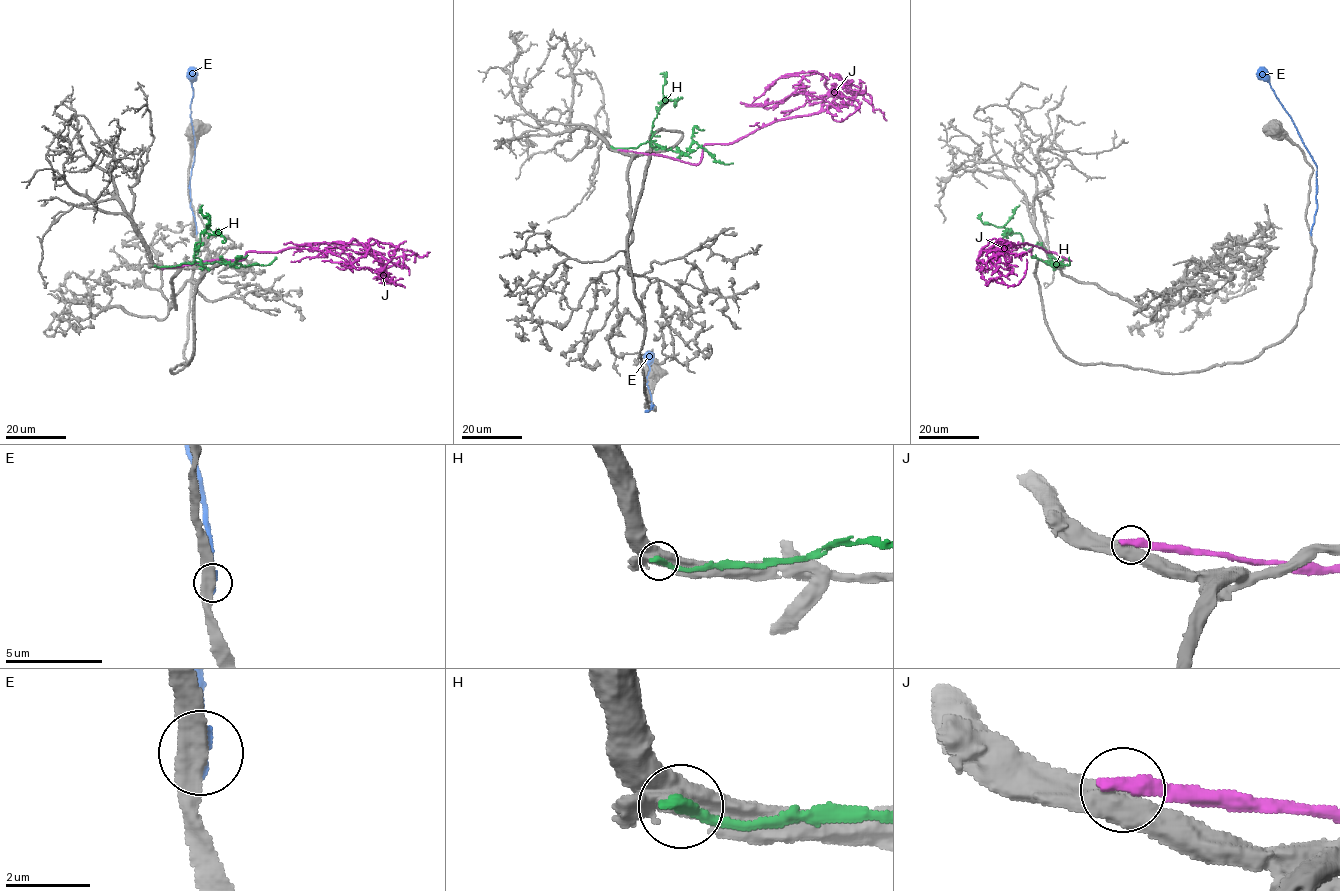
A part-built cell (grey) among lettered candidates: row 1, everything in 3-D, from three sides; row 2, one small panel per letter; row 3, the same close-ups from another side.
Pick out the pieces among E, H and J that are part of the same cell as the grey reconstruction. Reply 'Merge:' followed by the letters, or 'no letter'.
Merge: no letter

